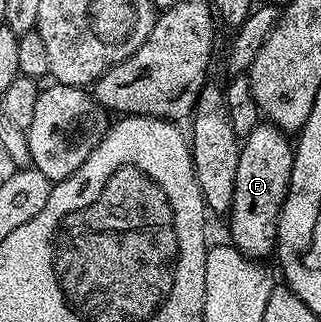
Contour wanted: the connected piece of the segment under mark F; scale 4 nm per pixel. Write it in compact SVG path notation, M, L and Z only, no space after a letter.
M258 123L240 142L241 154L239 155L239 167L235 171L233 208L229 210L227 220L229 220L229 229L233 232L232 244L237 246L244 254L248 254L255 259L263 259L265 258L263 256L267 253L272 254L277 244L277 220L289 190L293 154L295 152L294 142L288 141L285 137L288 137L286 130L277 128L275 124Z

